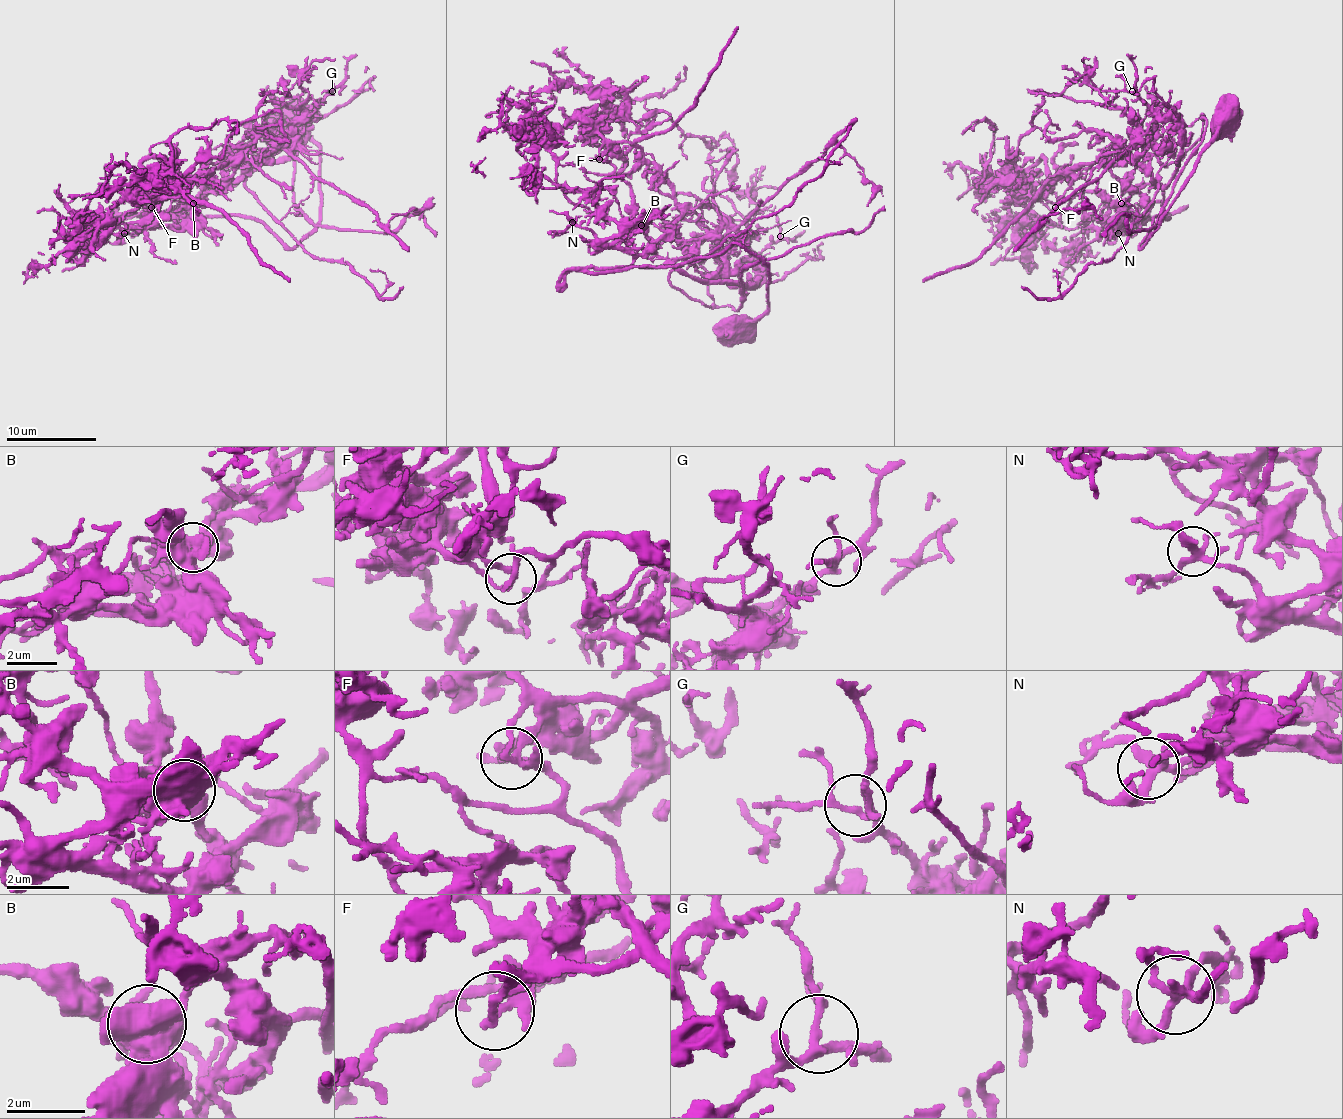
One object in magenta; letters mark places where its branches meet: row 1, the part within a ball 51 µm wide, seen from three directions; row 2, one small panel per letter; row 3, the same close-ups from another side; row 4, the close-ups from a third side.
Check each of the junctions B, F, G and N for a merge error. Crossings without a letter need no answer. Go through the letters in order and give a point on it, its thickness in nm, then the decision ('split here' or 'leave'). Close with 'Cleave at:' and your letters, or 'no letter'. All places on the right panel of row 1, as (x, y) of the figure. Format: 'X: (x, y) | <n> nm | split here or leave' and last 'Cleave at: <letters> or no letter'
B: (1121, 203) | 650 nm | split here
F: (1055, 207) | 200 nm | split here
G: (1132, 91) | 200 nm | leave
N: (1118, 233) | 260 nm | leave
Cleave at: B, F

